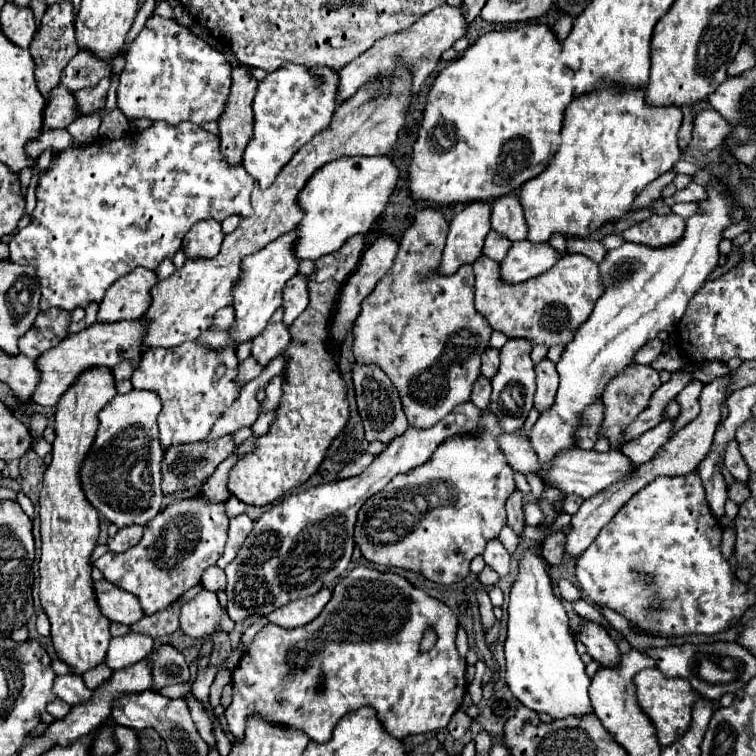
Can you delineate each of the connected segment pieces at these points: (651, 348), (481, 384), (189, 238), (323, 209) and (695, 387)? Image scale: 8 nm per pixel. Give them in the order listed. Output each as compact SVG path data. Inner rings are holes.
M650 340L646 342L636 354L634 354L634 362L636 364L652 364L652 360L656 360L662 354L662 340Z
M480 376L480 378L474 382L474 388L472 388L472 402L474 402L480 410L484 410L489 405L491 392L491 380Z
M198 222L192 230L184 236L182 248L188 260L198 258L214 258L220 252L220 244L224 234L218 222Z
M388 156L340 158L340 162L320 168L298 194L298 206L304 210L304 218L296 226L294 256L300 260L318 260L324 254L340 250L348 238L366 234L386 208L396 182L398 170Z
M690 382L678 396L678 404L680 404L680 414L678 418L674 420L674 426L672 426L672 434L676 434L678 430L682 430L688 422L692 422L698 412L700 412L700 404L698 404L698 396L700 396L700 390L704 388L702 382Z

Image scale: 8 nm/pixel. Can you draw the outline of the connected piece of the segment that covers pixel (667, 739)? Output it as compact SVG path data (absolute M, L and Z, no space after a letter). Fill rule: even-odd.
M648 668L648 670L638 672L632 682L636 686L636 696L638 696L640 708L644 710L644 714L652 720L652 724L658 730L660 746L670 746L680 736L684 736L690 726L690 720L692 720L692 716L690 716L692 706L702 696L688 682L684 682L684 678L664 678L660 674L660 670L656 670L656 668Z

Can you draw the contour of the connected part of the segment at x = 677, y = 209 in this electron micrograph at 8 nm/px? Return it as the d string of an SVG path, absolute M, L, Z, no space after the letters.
M680 202L680 204L674 204L672 206L672 212L678 214L678 216L682 216L684 220L688 220L690 216L700 214L702 210L700 210L700 204L698 202Z

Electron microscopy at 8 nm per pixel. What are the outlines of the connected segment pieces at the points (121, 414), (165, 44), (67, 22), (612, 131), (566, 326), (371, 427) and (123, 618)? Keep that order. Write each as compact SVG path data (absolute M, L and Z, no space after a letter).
M132 390L116 396L98 414L98 430L88 456L80 466L80 486L88 502L118 528L148 524L162 506L160 462L164 450L156 438L156 414L160 398L148 390Z
M152 16L126 54L116 106L128 120L148 118L152 122L164 120L170 124L190 120L194 124L204 124L218 120L224 112L230 74L232 66L218 50L208 46L208 42L174 20Z
M60 2L56 6L50 6L50 10L46 10L44 18L42 18L42 26L36 32L32 44L30 44L30 54L36 62L36 82L38 82L38 90L44 94L46 100L50 100L50 92L52 88L56 88L60 84L60 76L64 66L78 54L78 44L74 38L74 12L72 12L72 2Z
M602 86L598 88L596 92L592 94L584 94L580 98L574 98L568 106L568 110L564 112L564 122L562 122L562 130L560 130L560 146L552 158L552 162L548 164L548 170L544 170L544 174L538 174L536 178L532 178L532 182L526 182L522 188L520 188L520 194L518 194L518 200L524 208L524 218L526 218L526 224L528 224L528 242L532 244L542 244L542 242L548 242L554 234L562 234L564 238L574 238L574 236L586 236L586 232L596 232L600 226L608 224L610 220L618 220L618 216L624 216L626 212L632 210L632 202L634 198L652 182L656 180L660 174L668 172L676 160L680 158L680 150L678 150L678 130L680 130L680 124L682 124L682 110L680 108L652 108L644 102L644 90L630 90L630 92L618 92L610 86Z
M566 254L544 274L520 284L504 284L498 278L498 262L488 256L480 256L472 266L476 274L476 310L494 330L508 338L526 338L532 344L564 346L572 342L578 326L588 320L596 300L604 294L598 264L582 254Z
M352 364L352 382L354 382L354 390L356 390L356 404L358 404L358 414L362 418L364 424L364 438L368 442L380 440L384 444L392 442L392 438L400 436L406 428L406 414L402 410L400 398L398 398L398 390L392 384L392 380L382 372L382 368L378 368L376 364Z
M108 580L94 582L94 596L96 596L96 604L100 612L112 622L132 626L144 616L136 598L132 598L132 594L124 592L122 588L114 586Z

